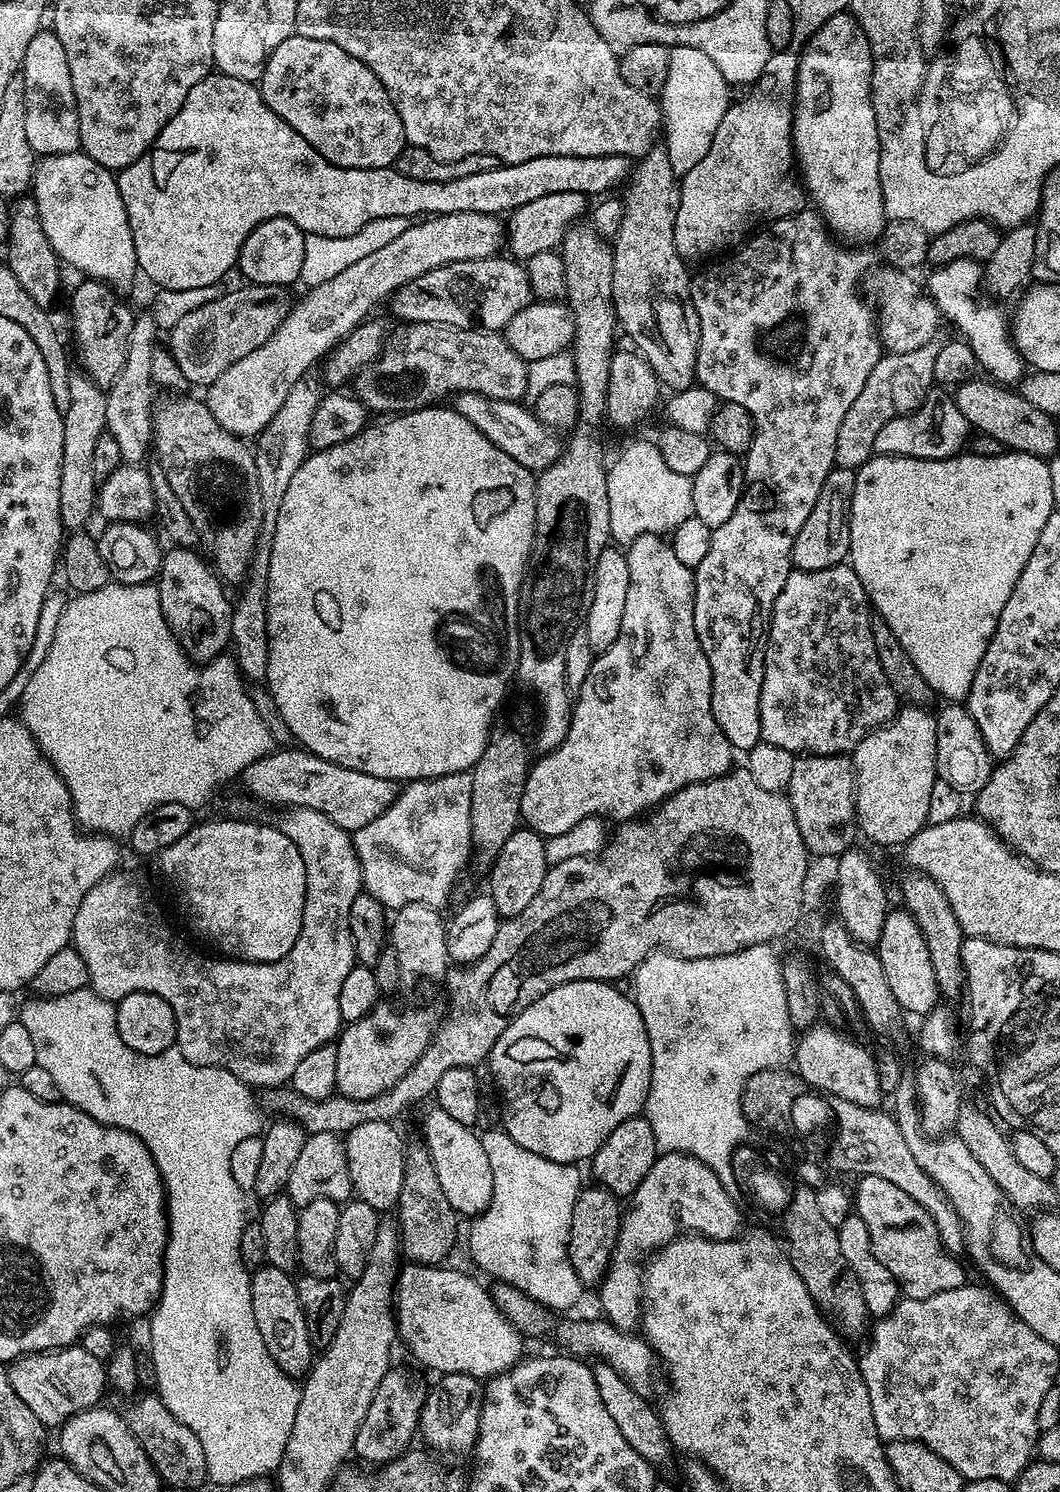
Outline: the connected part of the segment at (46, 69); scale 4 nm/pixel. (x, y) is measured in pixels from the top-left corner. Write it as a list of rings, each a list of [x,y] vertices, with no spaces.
[[[41,30],[34,34],[26,50],[22,75],[26,102],[26,139],[30,141],[32,151],[40,158],[81,151],[78,110],[74,86],[70,82],[70,66],[66,62],[66,50],[62,42],[58,42],[56,32]]]

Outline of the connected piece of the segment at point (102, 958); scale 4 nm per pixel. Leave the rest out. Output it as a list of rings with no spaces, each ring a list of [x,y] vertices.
[[[290,808],[281,811],[279,816],[278,827],[280,832],[286,834],[286,838],[290,838],[290,842],[294,842],[294,846],[298,846],[298,854],[302,854],[302,862],[306,866],[306,902],[302,914],[302,926],[294,946],[290,946],[290,954],[286,954],[269,964],[252,964],[248,960],[234,960],[231,958],[215,960],[212,956],[203,956],[202,953],[195,952],[186,941],[179,940],[172,933],[171,926],[158,913],[152,912],[147,898],[144,897],[143,886],[135,884],[128,876],[120,876],[121,874],[110,875],[102,882],[98,882],[98,886],[94,886],[90,890],[90,894],[86,894],[82,898],[82,906],[78,906],[78,914],[74,914],[74,926],[72,927],[72,939],[70,941],[71,947],[75,948],[78,954],[82,954],[82,958],[86,962],[88,983],[92,991],[109,1002],[118,1002],[126,994],[134,994],[135,992],[158,994],[158,998],[162,998],[168,1003],[170,1010],[174,1010],[174,1018],[176,1019],[175,1047],[180,1049],[180,1053],[186,1058],[186,1062],[190,1062],[194,1066],[210,1066],[211,1068],[230,1070],[230,1074],[234,1074],[243,1084],[256,1090],[259,1090],[259,1088],[260,1090],[267,1090],[287,1085],[292,1079],[298,1062],[302,1062],[302,1058],[306,1058],[306,1054],[310,1054],[310,1050],[318,1050],[318,1046],[333,1043],[339,1037],[342,1031],[342,1021],[338,1010],[338,996],[342,994],[342,982],[345,981],[346,974],[350,974],[350,970],[357,967],[358,964],[354,942],[350,934],[350,905],[354,903],[354,898],[358,898],[364,879],[360,873],[360,862],[356,848],[352,844],[350,833],[342,826],[330,822],[330,818],[326,818],[326,814],[318,814],[318,810]]]

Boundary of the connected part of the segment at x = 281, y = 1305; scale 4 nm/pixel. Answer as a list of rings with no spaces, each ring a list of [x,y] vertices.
[[[271,1266],[255,1269],[250,1279],[254,1322],[258,1322],[258,1334],[262,1334],[270,1358],[278,1362],[278,1366],[287,1376],[303,1377],[314,1363],[314,1341],[306,1326],[302,1306],[298,1302],[296,1280],[289,1273]]]

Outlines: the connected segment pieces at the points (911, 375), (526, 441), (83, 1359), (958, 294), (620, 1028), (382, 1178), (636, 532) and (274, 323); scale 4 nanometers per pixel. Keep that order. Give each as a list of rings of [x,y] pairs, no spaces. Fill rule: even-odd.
[[[931,340],[918,350],[906,350],[906,354],[893,352],[881,355],[878,366],[870,370],[870,378],[866,378],[866,386],[862,386],[862,394],[854,398],[854,406],[842,418],[842,426],[838,426],[838,446],[836,447],[836,462],[839,467],[857,469],[861,464],[871,460],[874,455],[874,438],[878,438],[878,430],[897,415],[896,391],[900,385],[908,392],[916,392],[917,397],[927,395],[933,387],[934,358],[938,358],[941,341]]]
[[[458,392],[454,396],[455,410],[466,418],[466,422],[478,426],[478,430],[482,430],[482,434],[486,434],[486,438],[490,438],[498,450],[510,454],[514,462],[526,466],[533,474],[539,474],[559,458],[562,440],[539,420],[531,407],[524,406],[514,400],[488,400],[480,392]]]
[[[76,1344],[20,1356],[7,1369],[14,1392],[46,1428],[58,1428],[74,1414],[97,1407],[109,1387],[105,1361]]]
[[[963,256],[954,262],[946,262],[931,269],[926,280],[926,291],[936,303],[936,308],[945,321],[948,320],[957,328],[959,335],[968,341],[970,350],[974,350],[974,358],[981,369],[984,368],[989,377],[997,384],[1012,386],[1025,375],[1026,365],[1018,354],[1012,341],[1010,320],[999,308],[999,303],[980,300],[984,283],[984,264],[973,260],[971,256]]]
[[[603,980],[566,982],[511,1017],[494,1043],[490,1063],[505,1100],[502,1128],[525,1150],[551,1162],[588,1162],[619,1124],[643,1113],[652,1077],[650,1038],[635,999],[616,988]]]
[[[386,1121],[364,1122],[360,1126],[354,1126],[343,1137],[352,1191],[381,1214],[387,1213],[387,1208],[395,1209],[402,1194],[406,1140],[400,1137],[396,1126],[395,1123]]]
[[[648,440],[628,444],[620,460],[611,461],[607,469],[606,494],[610,502],[611,539],[617,545],[633,544],[642,534],[671,534],[686,518],[694,514],[692,477],[670,470],[659,447]]]
[[[269,284],[243,285],[245,288],[226,290],[214,302],[206,302],[206,306],[198,306],[198,310],[190,310],[167,333],[166,347],[172,353],[174,362],[178,362],[182,374],[186,374],[189,385],[207,386],[213,384],[218,374],[226,374],[238,358],[246,358],[253,350],[258,350],[278,326],[286,318],[294,303],[288,297],[289,289],[285,286]]]

